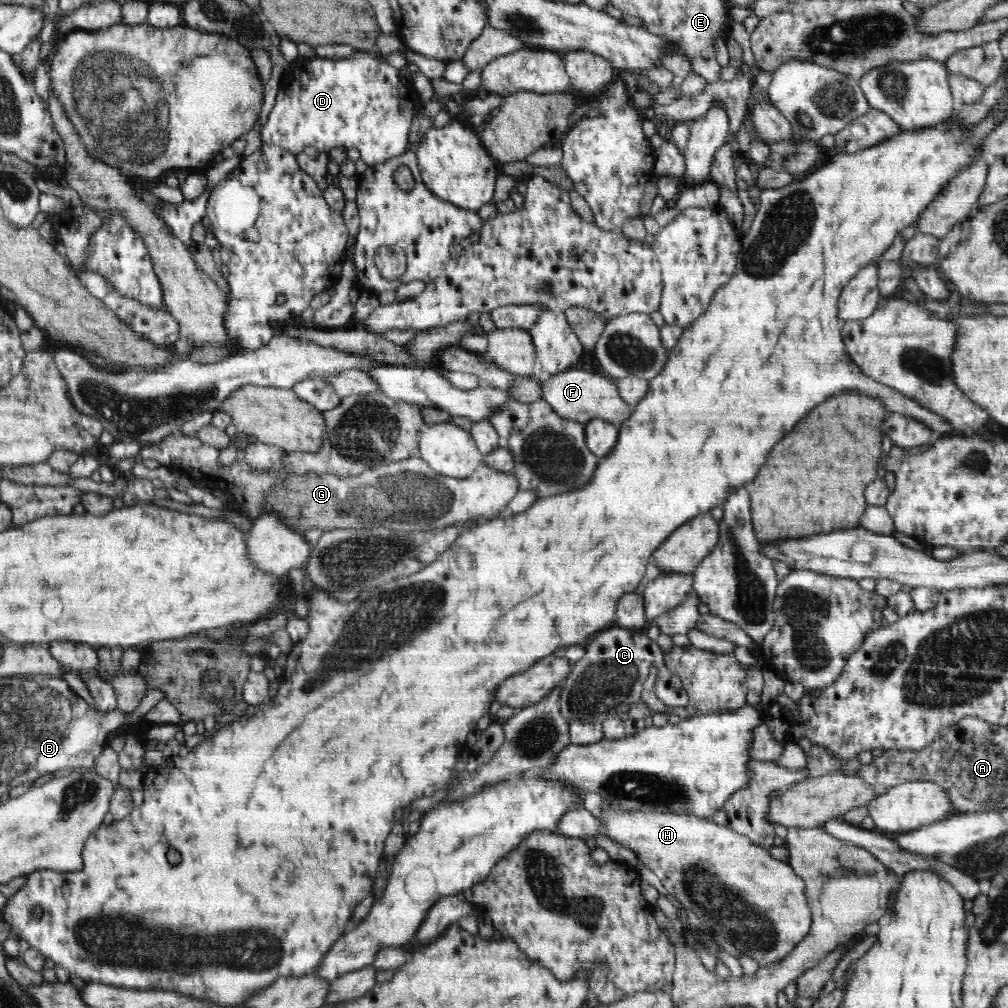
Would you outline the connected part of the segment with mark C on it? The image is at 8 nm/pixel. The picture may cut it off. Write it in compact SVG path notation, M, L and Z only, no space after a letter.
M617 625L595 634L584 647L586 654L573 665L572 672L563 681L558 694L560 715L568 724L574 720L619 718L624 712L629 712L631 705L640 702L643 682L648 678L654 664L666 662L662 648L647 634L632 634L630 630Z

